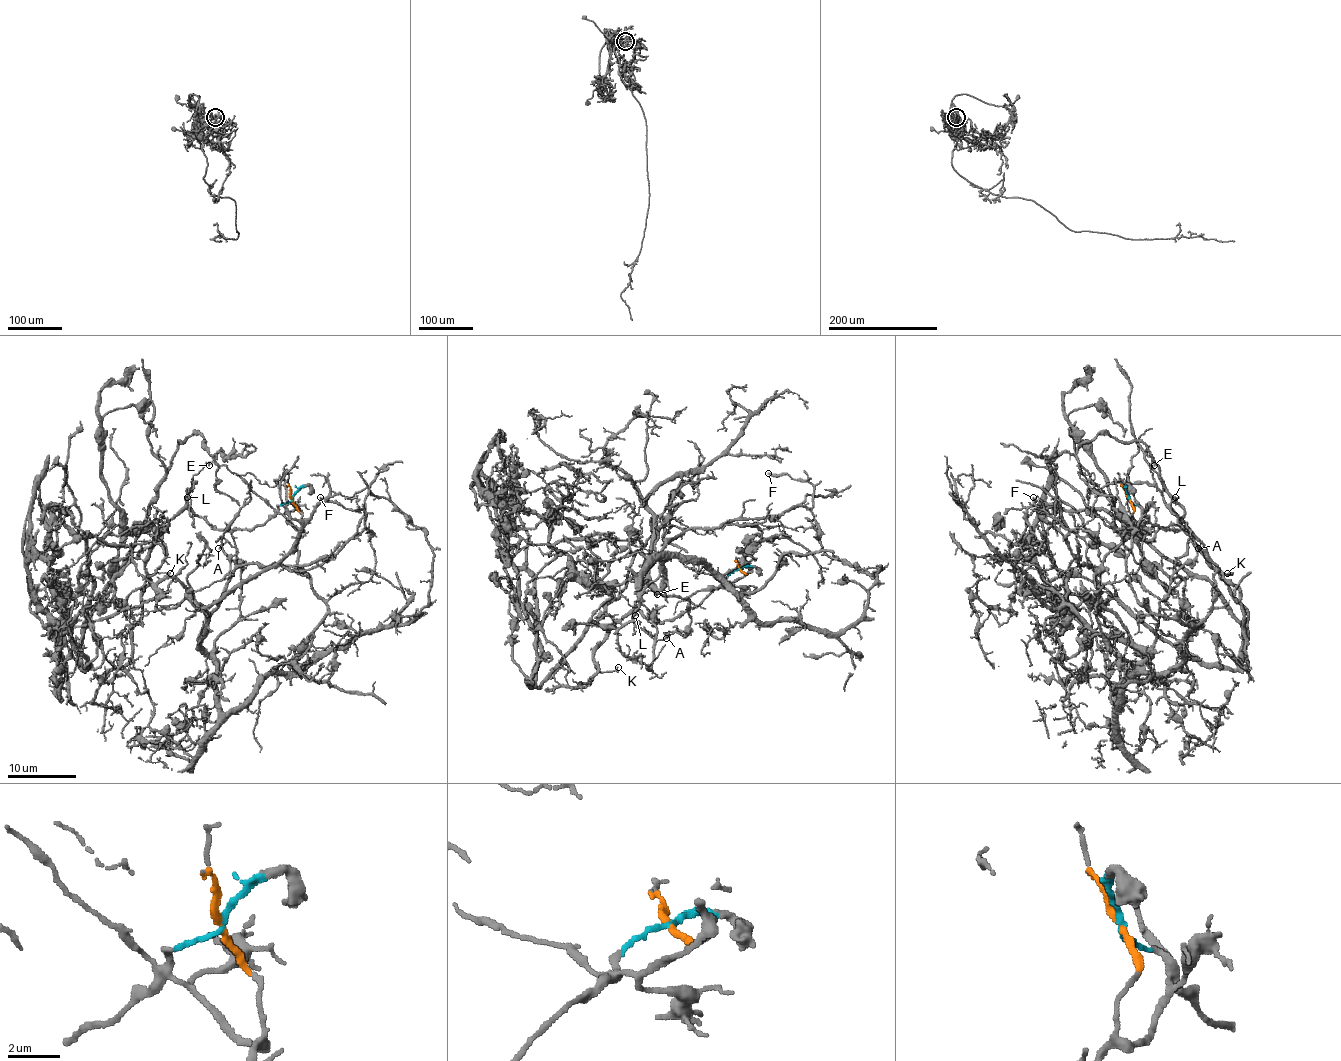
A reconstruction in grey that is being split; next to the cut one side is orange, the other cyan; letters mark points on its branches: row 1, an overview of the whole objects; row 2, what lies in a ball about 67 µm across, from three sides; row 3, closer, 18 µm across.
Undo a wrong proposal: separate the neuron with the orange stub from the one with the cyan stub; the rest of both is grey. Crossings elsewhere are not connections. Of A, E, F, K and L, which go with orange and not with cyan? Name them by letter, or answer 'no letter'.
A, F

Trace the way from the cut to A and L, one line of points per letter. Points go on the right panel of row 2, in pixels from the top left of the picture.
A: (1128, 498), (1128, 529), (1094, 575), (1106, 644), (1133, 668), (1116, 713), (1170, 579), (1199, 548)
L: (1128, 498), (1152, 524), (1178, 529), (1182, 527), (1178, 517), (1171, 510), (1175, 496)

